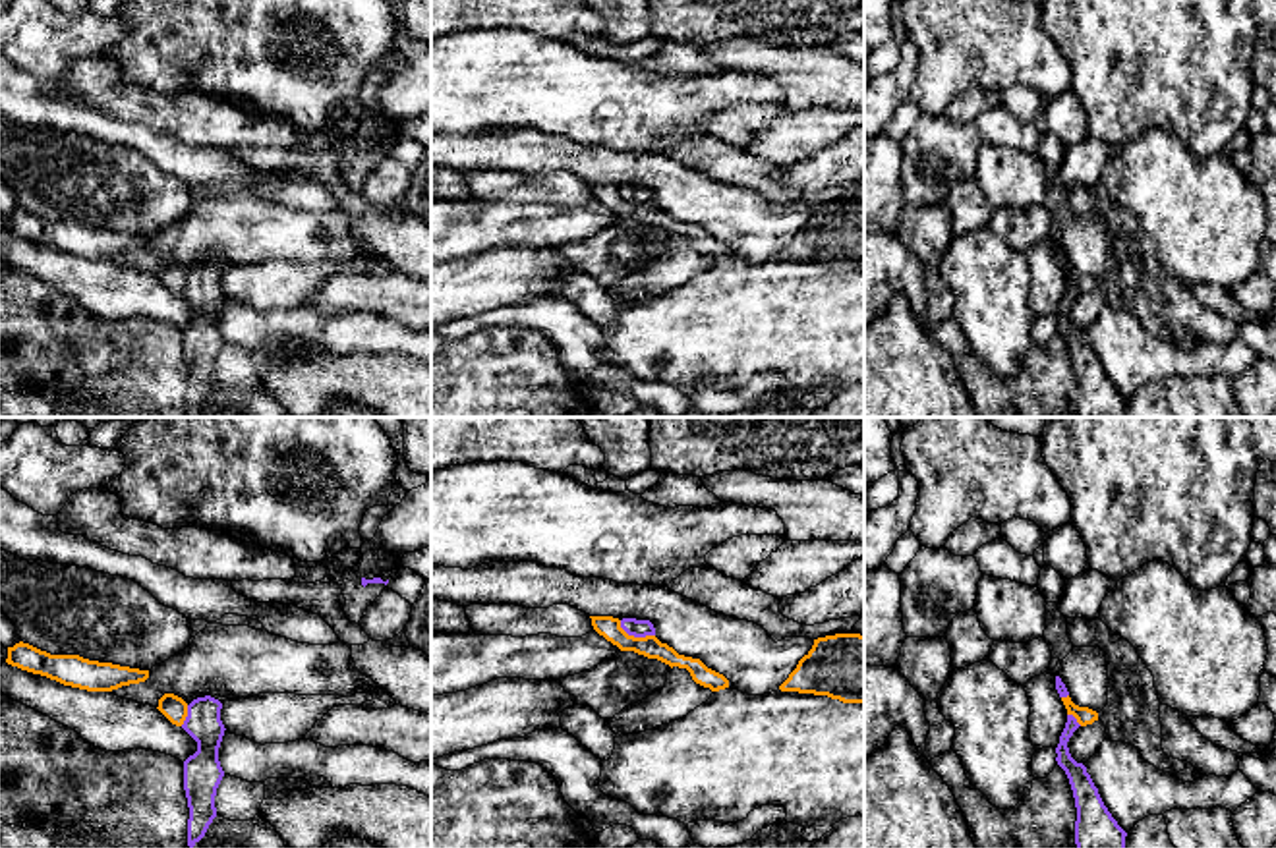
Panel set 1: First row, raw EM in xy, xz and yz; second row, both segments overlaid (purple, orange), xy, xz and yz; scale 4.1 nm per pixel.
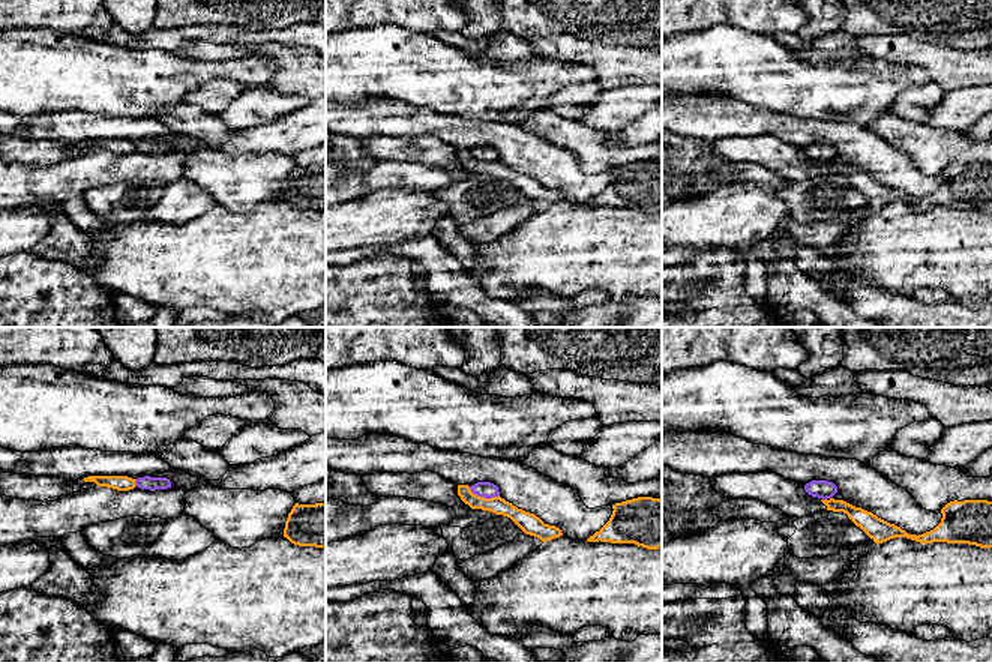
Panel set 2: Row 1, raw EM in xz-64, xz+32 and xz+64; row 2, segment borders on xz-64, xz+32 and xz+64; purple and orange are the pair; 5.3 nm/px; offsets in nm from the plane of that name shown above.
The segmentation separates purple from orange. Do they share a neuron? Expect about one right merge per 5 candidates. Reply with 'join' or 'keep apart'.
keep apart

